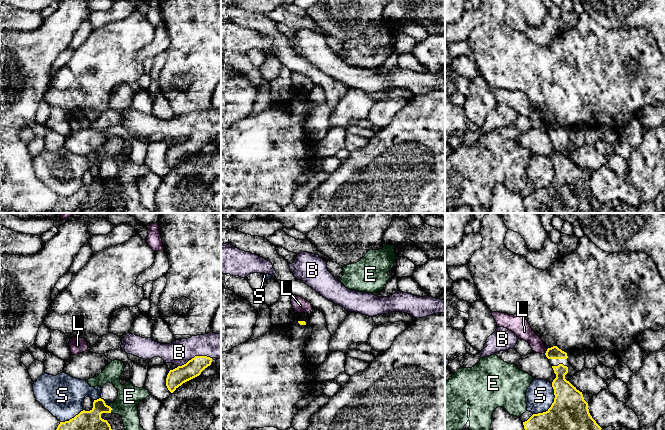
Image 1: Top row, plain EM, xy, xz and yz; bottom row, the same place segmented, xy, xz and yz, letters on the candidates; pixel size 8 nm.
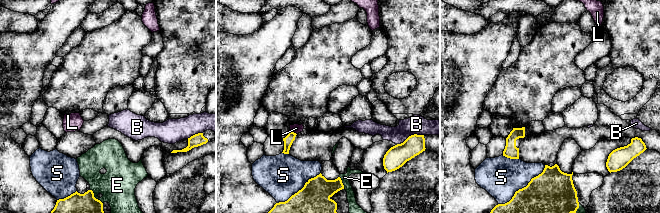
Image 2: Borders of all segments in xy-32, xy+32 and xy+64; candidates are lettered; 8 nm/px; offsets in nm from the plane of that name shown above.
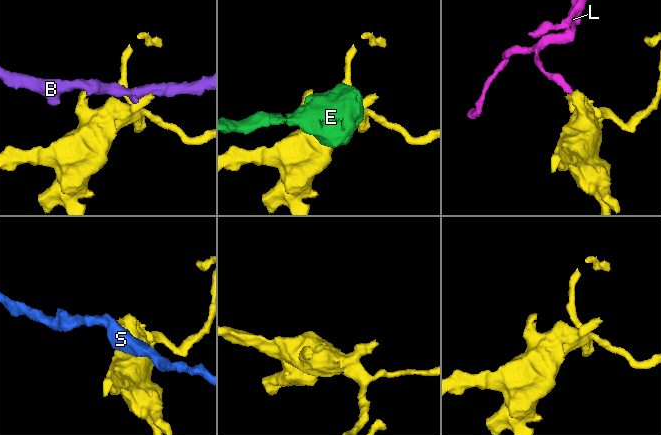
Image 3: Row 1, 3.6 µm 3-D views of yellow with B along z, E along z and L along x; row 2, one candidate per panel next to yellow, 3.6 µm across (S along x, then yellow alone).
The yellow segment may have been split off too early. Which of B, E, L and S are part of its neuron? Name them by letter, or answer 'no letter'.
no letter

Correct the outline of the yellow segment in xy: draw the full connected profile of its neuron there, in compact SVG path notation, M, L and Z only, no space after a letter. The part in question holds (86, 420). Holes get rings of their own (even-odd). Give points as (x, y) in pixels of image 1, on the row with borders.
M101 398L94 400L93 408L90 411L81 411L69 421L60 422L56 430L112 430L107 420L101 418L102 413L111 413L112 408Z

